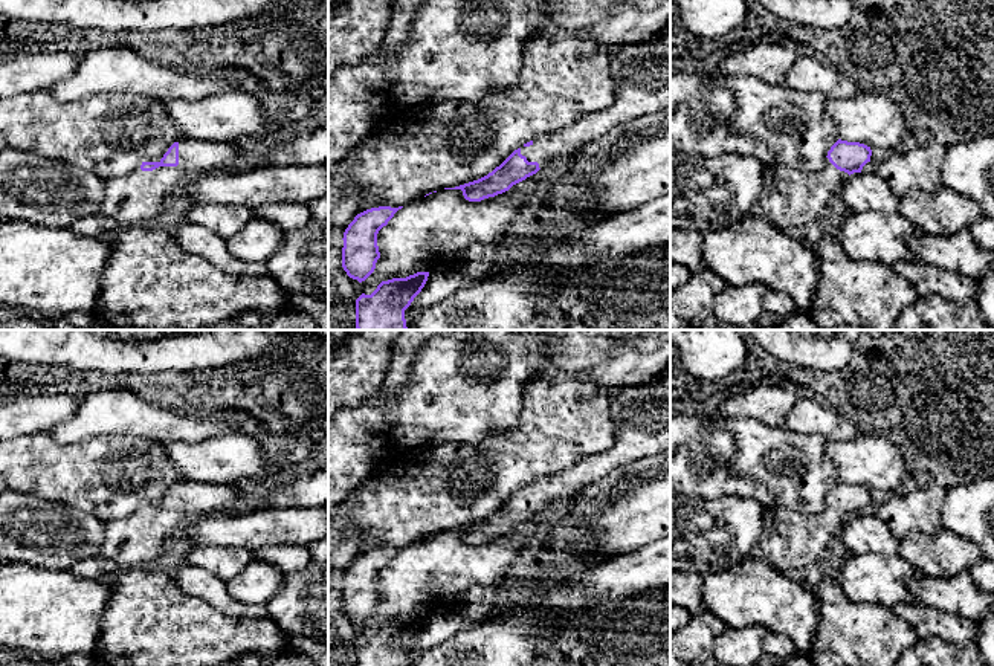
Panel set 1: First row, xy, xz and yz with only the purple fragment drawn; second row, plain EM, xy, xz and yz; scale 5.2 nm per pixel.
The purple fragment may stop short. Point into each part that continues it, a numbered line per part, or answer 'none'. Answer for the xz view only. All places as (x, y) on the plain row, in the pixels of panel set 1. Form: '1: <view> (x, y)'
1: xz (642, 414)

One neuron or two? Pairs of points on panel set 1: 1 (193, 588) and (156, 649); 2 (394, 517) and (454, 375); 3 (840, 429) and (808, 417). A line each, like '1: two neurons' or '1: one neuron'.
1: two neurons
2: two neurons
3: one neuron

